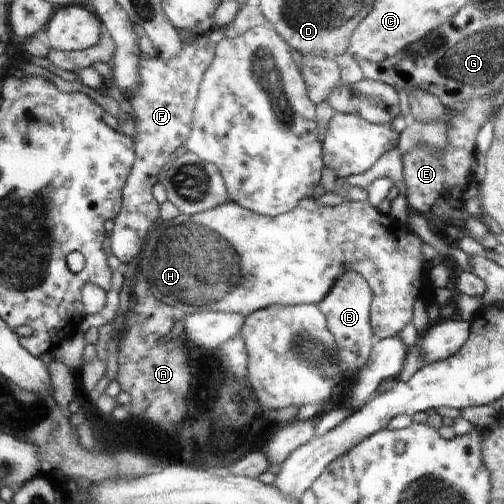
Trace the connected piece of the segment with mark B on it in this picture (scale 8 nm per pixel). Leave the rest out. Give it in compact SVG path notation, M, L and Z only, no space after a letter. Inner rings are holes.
M346 270L344 276L336 278L330 292L317 304L318 310L324 314L327 328L334 336L336 351L341 364L344 365L342 374L350 376L356 374L363 366L375 341L370 324L370 307L372 302L372 290L368 282L352 270Z

